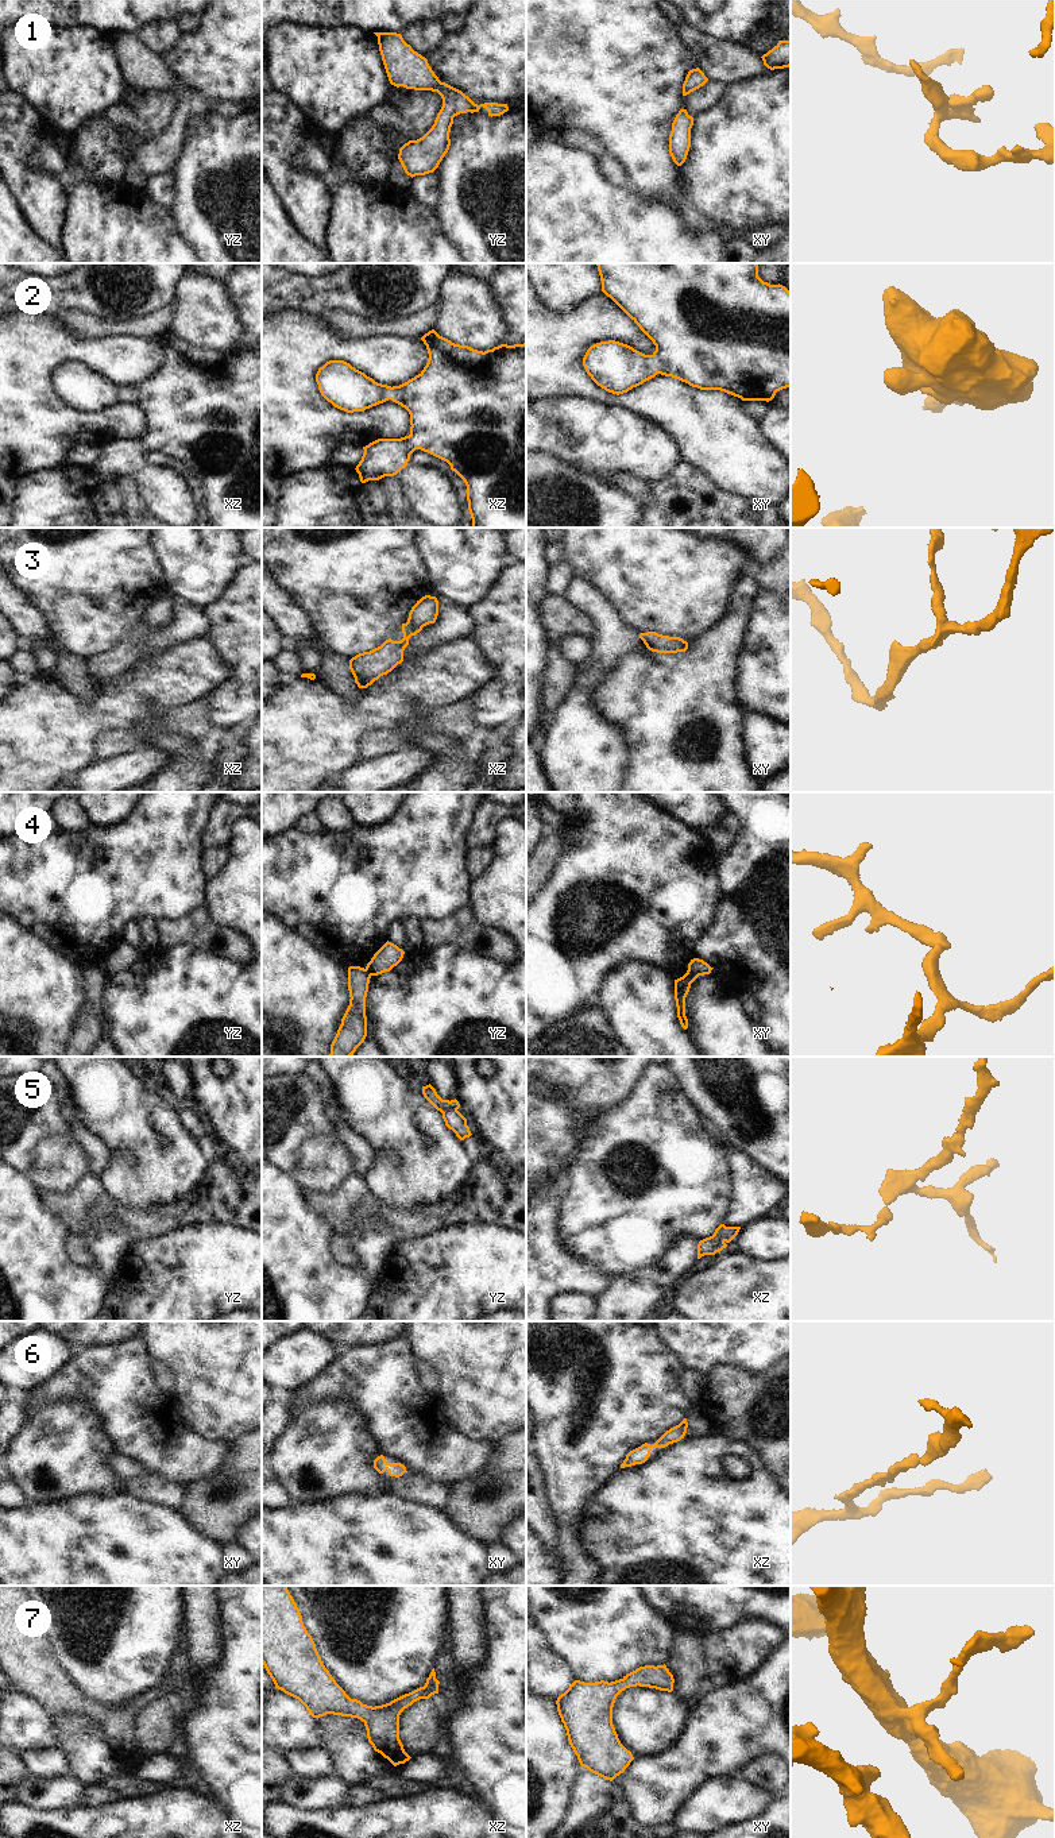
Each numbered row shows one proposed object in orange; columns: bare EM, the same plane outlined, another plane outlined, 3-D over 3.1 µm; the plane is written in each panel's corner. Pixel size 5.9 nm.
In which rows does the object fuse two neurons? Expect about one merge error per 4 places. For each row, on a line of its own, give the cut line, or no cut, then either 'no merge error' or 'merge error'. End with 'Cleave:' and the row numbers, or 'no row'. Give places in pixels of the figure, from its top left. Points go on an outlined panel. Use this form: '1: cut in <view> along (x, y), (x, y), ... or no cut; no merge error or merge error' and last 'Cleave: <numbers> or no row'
1: no cut; no merge error
2: no cut; no merge error
3: no cut; no merge error
4: cut in xy along (688, 969), (698, 976); merge error
5: no cut; no merge error
6: no cut; no merge error
7: no cut; no merge error
Cleave: 4

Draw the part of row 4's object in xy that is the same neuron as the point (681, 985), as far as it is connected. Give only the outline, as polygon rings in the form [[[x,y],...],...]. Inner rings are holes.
[[[687,970],[687,973],[683,977],[675,980],[675,1000],[677,1007],[677,1018],[684,1030],[688,1028],[688,1019],[685,1016],[685,997],[689,992],[691,984],[697,977],[697,974]]]

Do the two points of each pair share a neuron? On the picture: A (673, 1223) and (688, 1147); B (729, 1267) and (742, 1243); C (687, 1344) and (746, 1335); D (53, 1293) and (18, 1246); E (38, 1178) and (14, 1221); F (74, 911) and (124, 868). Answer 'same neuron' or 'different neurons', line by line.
A: same neuron
B: different neurons
C: same neuron
D: same neuron
E: different neurons
F: same neuron

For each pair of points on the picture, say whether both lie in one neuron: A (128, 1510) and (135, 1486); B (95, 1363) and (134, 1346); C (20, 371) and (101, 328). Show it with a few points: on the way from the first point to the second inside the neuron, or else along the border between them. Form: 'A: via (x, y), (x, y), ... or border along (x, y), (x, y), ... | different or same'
A: border along (124, 1493), (163, 1505) | different
B: via (104, 1363), (116, 1363), (124, 1355) | same
C: border along (61, 316), (65, 325), (80, 338), (115, 336) | different

